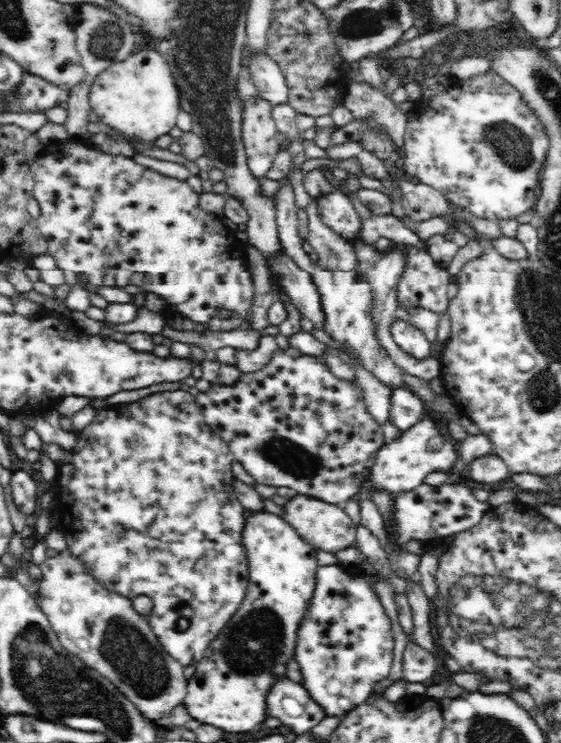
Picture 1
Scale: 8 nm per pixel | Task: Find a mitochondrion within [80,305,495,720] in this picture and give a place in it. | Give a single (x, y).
(132, 656)

